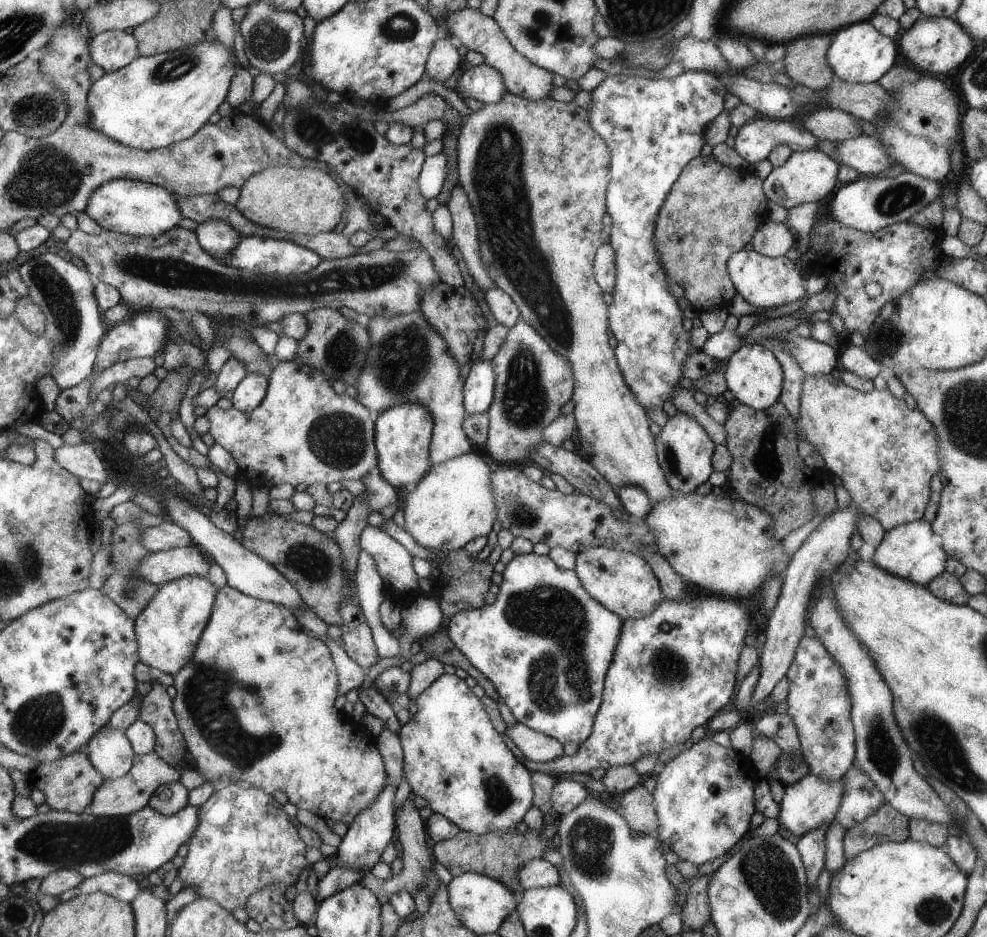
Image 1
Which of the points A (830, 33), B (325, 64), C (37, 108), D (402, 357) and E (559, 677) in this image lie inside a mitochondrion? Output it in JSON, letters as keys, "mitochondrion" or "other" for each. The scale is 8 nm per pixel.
{"A":"other","B":"other","C":"mitochondrion","D":"mitochondrion","E":"mitochondrion"}

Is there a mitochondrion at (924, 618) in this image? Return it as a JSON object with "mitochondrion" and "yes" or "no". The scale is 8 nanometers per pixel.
{"mitochondrion":"no"}

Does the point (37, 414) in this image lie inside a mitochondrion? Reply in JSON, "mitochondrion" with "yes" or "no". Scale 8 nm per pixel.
{"mitochondrion":"no"}

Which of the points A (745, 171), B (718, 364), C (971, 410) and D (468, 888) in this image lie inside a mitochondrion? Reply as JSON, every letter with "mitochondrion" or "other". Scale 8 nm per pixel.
{"A":"other","B":"other","C":"mitochondrion","D":"other"}

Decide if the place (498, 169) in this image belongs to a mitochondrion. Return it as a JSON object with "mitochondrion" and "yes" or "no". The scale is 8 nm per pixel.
{"mitochondrion":"yes"}

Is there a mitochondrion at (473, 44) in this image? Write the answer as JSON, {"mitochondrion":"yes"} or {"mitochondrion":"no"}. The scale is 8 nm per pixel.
{"mitochondrion":"no"}

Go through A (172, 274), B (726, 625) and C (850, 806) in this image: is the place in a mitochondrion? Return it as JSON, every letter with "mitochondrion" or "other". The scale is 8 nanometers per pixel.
{"A":"mitochondrion","B":"other","C":"other"}

